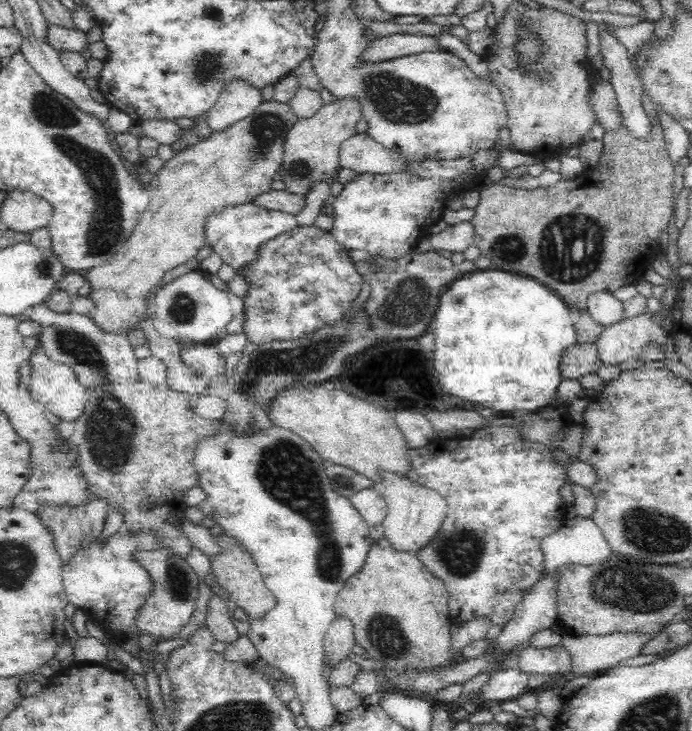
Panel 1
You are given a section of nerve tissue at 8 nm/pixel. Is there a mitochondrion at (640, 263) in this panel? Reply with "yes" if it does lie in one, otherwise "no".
no

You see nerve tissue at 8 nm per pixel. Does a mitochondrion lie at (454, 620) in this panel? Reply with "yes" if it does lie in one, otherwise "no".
no

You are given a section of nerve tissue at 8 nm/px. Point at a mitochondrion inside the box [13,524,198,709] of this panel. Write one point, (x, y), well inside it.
(178, 582)

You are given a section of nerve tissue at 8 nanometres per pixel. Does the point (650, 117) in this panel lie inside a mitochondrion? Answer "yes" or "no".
no

